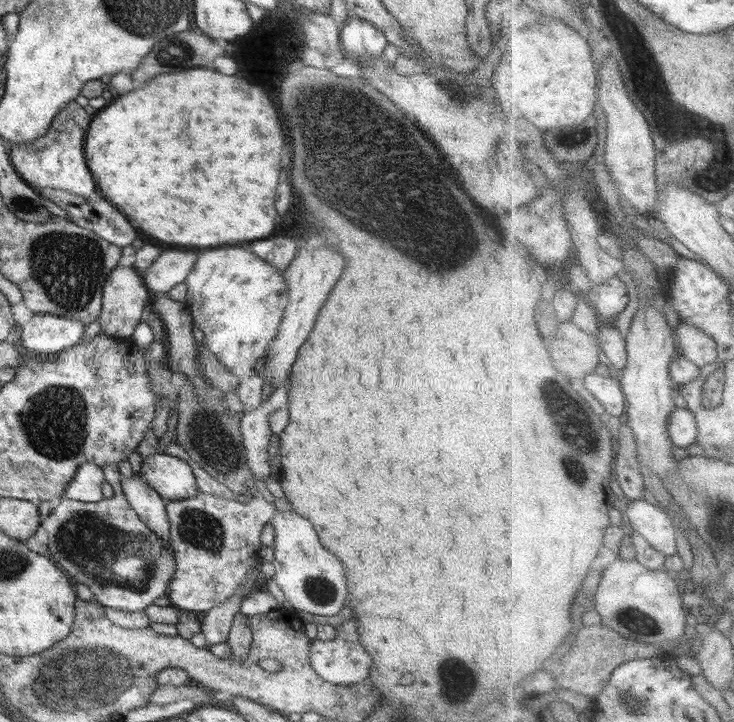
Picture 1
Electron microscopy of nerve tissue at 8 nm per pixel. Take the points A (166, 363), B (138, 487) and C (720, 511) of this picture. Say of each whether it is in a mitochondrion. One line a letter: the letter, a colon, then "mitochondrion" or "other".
A: other
B: other
C: other

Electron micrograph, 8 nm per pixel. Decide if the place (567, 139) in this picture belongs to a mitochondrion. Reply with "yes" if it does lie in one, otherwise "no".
no

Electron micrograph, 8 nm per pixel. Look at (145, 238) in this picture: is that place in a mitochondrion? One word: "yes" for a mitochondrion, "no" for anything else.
no

